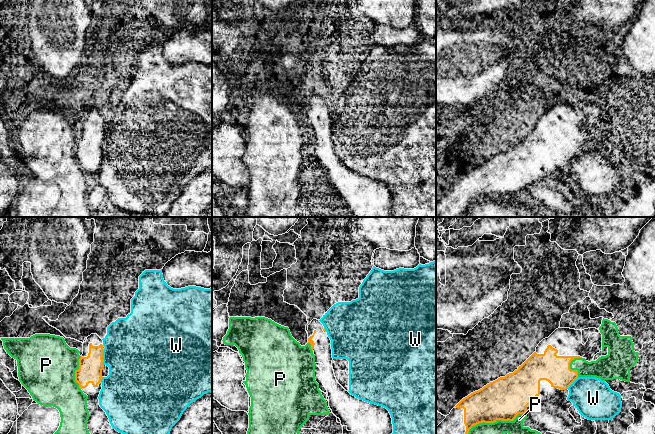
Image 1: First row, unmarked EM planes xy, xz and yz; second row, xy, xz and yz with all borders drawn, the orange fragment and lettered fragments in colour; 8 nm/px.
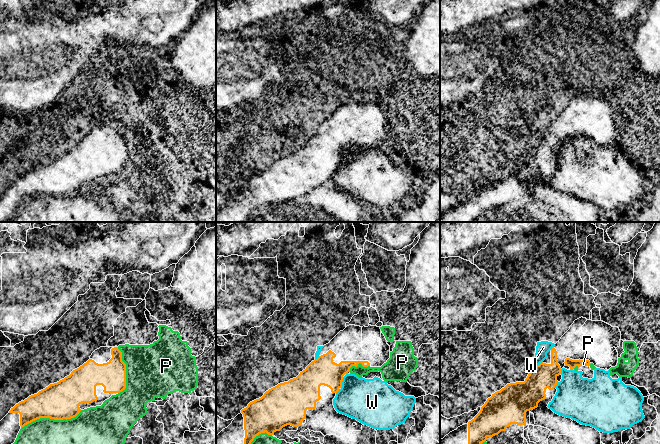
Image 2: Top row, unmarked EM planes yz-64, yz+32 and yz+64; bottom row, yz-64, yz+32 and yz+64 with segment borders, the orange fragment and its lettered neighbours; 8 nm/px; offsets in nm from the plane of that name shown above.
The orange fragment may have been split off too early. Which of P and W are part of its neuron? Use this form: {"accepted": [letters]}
{"accepted": []}

